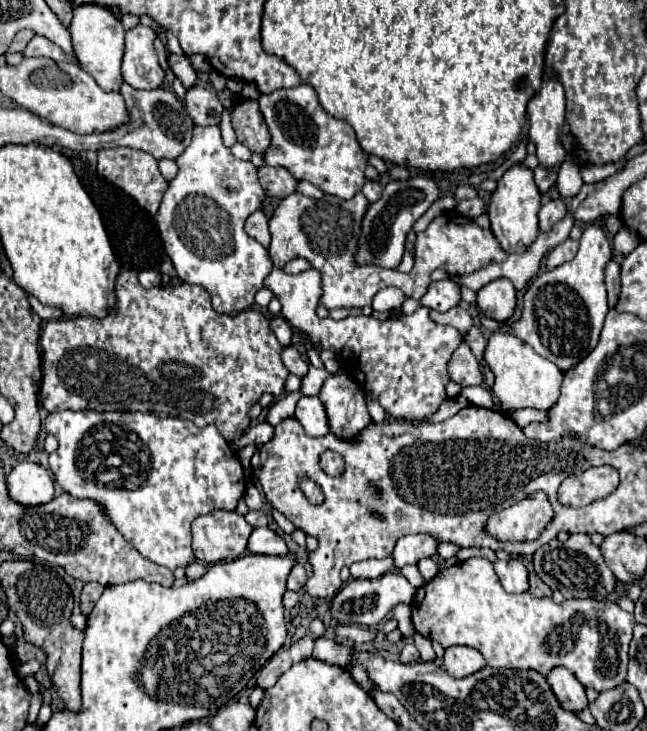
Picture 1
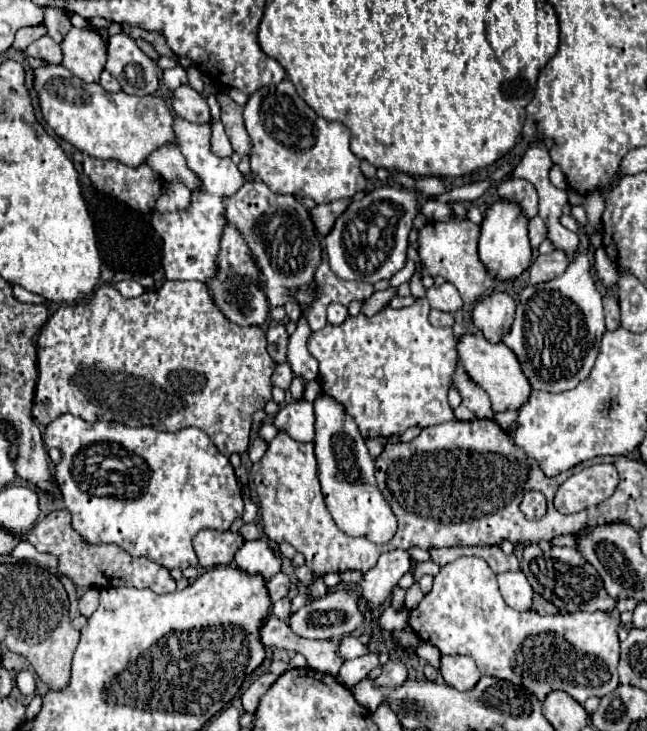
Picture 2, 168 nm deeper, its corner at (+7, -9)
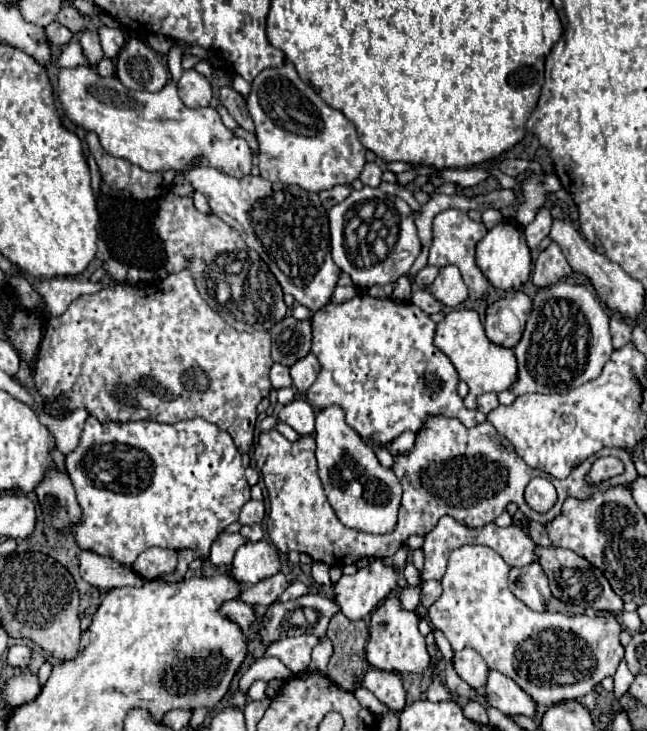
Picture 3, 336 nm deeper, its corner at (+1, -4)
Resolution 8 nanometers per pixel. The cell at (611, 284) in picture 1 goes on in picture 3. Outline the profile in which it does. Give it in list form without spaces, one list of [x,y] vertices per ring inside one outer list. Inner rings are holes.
[[[619,312],[611,314],[611,336],[615,348],[621,348],[631,340],[631,324]]]

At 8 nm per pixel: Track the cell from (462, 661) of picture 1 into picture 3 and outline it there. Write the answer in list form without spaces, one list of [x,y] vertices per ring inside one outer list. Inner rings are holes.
[[[465,648],[461,652],[455,652],[453,656],[453,666],[455,672],[475,690],[483,688],[487,682],[487,674],[489,668],[485,664],[485,660],[473,650],[473,648]]]

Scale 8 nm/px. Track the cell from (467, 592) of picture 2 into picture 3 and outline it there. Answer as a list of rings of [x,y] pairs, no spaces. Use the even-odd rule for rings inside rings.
[[[461,546],[461,548],[457,548],[457,550],[451,552],[449,564],[447,564],[447,572],[445,572],[445,576],[443,576],[443,580],[441,580],[441,584],[443,584],[443,594],[441,594],[441,598],[429,608],[429,614],[431,614],[433,626],[445,634],[445,638],[449,640],[449,644],[451,644],[453,650],[463,650],[463,648],[473,648],[473,650],[477,650],[477,652],[483,656],[483,660],[487,662],[489,670],[497,670],[497,672],[501,672],[501,674],[513,678],[537,704],[543,704],[543,706],[553,706],[553,704],[557,704],[557,702],[561,702],[561,700],[583,698],[583,696],[587,696],[589,692],[593,692],[595,686],[597,686],[603,678],[615,674],[619,662],[623,660],[623,646],[621,646],[621,642],[619,642],[621,624],[617,622],[617,618],[615,618],[613,612],[607,612],[607,610],[605,610],[605,612],[601,612],[601,616],[593,616],[593,618],[591,618],[591,616],[585,616],[585,614],[567,616],[567,614],[551,614],[551,612],[533,612],[533,610],[529,610],[521,600],[517,600],[517,598],[511,594],[511,590],[509,590],[509,586],[507,586],[507,572],[509,572],[509,566],[503,562],[503,558],[501,558],[497,552],[493,552],[491,548],[487,548],[487,546]]]

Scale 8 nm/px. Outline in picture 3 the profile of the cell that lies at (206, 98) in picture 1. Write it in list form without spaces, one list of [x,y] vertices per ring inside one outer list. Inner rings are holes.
[[[195,70],[183,72],[183,76],[177,82],[177,88],[183,104],[187,104],[189,108],[205,108],[211,104],[211,84],[205,76],[197,74]]]

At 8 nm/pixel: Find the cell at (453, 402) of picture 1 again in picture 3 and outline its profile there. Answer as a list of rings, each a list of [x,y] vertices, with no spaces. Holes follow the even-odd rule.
[[[403,432],[393,444],[391,444],[391,452],[393,454],[405,454],[405,452],[409,452],[411,448],[413,448],[413,444],[415,444],[415,434],[413,432]]]

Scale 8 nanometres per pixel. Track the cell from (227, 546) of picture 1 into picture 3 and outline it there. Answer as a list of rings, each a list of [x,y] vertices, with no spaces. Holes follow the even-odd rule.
[[[221,532],[213,544],[211,544],[211,562],[215,566],[229,566],[233,562],[233,556],[237,552],[239,546],[243,546],[247,540],[237,532],[237,534],[227,534],[227,532]]]

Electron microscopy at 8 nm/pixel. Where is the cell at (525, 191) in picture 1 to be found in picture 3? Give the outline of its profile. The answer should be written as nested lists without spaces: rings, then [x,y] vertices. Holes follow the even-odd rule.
[[[505,220],[503,224],[491,228],[477,244],[477,266],[487,276],[491,286],[501,290],[521,288],[531,274],[531,250],[523,240],[523,228],[513,224],[513,220]]]

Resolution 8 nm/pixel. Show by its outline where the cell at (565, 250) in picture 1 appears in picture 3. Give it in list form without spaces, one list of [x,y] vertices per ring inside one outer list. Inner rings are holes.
[[[551,242],[551,246],[537,256],[531,280],[537,288],[547,288],[559,282],[561,278],[567,278],[569,274],[571,274],[571,266],[567,264],[561,248],[555,242]]]

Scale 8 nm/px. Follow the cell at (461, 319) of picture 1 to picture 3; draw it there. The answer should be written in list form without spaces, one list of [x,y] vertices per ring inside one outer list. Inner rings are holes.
[[[417,290],[417,292],[413,292],[411,302],[413,302],[415,306],[419,306],[419,308],[421,308],[423,312],[427,312],[427,314],[437,314],[437,312],[441,312],[441,302],[439,302],[429,290]]]

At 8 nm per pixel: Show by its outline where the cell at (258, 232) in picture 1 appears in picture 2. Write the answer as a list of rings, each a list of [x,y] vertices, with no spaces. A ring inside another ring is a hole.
[[[225,225],[221,235],[221,247],[217,253],[217,273],[215,277],[207,279],[207,289],[213,299],[213,303],[221,309],[221,313],[239,327],[261,327],[269,317],[269,303],[265,297],[265,291],[259,287],[259,267],[255,265],[249,247],[245,241],[241,241],[241,233],[233,229],[233,225]]]

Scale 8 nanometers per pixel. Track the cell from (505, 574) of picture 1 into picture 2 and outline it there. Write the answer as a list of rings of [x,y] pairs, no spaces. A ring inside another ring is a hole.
[[[521,571],[501,573],[501,575],[497,575],[497,579],[499,579],[501,595],[509,607],[513,607],[517,611],[529,611],[531,609],[533,589]]]

